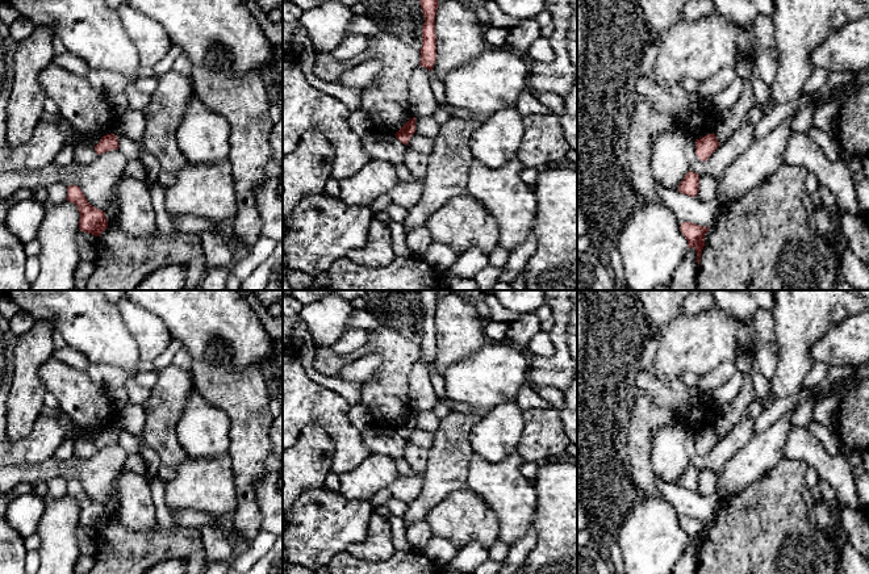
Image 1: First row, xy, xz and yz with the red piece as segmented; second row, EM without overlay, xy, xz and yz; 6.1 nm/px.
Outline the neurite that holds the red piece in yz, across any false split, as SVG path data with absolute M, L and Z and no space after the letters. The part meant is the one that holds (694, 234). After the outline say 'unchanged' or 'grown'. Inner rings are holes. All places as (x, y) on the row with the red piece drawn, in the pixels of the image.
M682 222L680 230L688 240L688 248L693 247L695 250L697 263L699 267L702 250L706 246L705 235L709 231L709 226L703 227L692 222Z | unchanged

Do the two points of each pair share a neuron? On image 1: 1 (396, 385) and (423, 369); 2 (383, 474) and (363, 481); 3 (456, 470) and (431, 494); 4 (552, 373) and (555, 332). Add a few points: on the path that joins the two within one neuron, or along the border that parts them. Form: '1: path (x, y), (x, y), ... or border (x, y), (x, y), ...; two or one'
1: border (418, 359), (409, 375), (409, 402), (412, 407); two
2: path (377, 474), (372, 474), (368, 478); one
3: path (450, 476), (438, 487); one
4: path (559, 363), (559, 343); one

